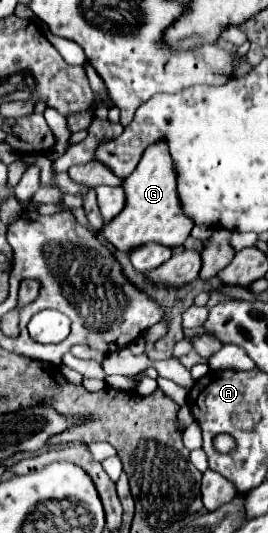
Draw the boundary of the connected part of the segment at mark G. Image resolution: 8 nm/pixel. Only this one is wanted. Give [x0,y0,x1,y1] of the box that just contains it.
[102,143,194,253]

